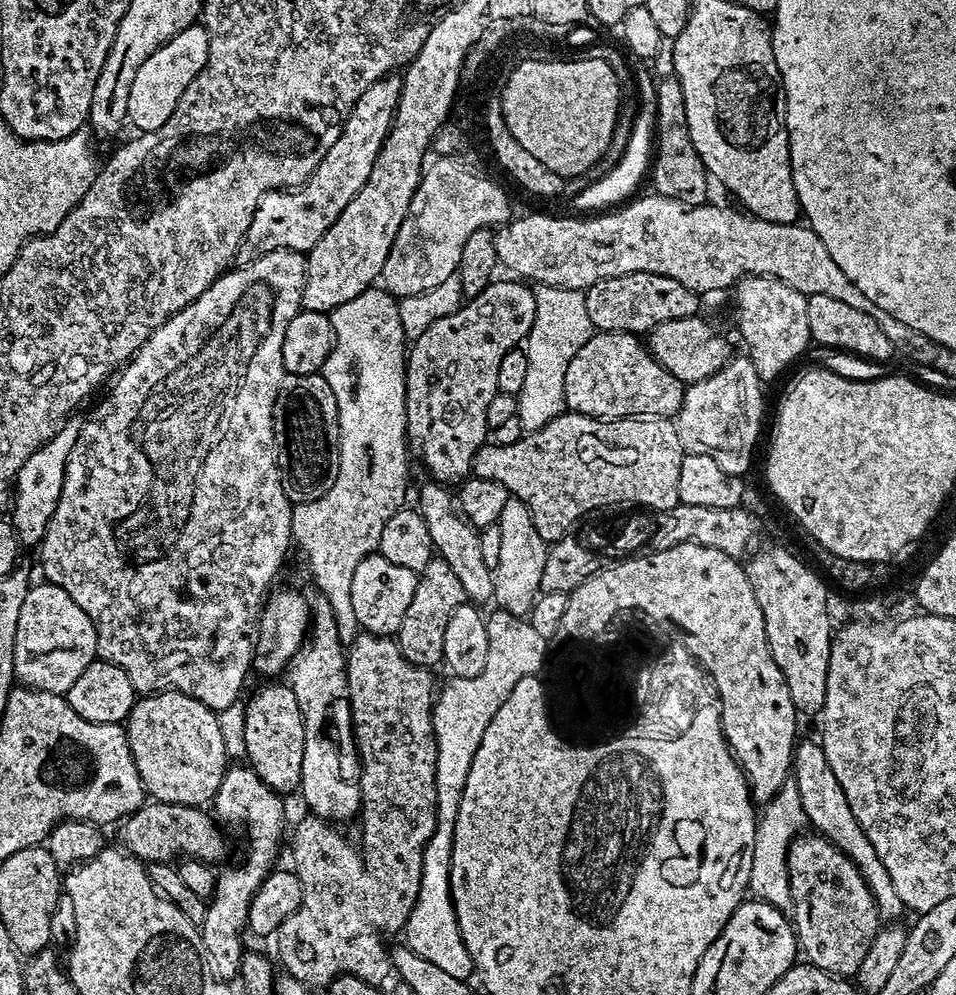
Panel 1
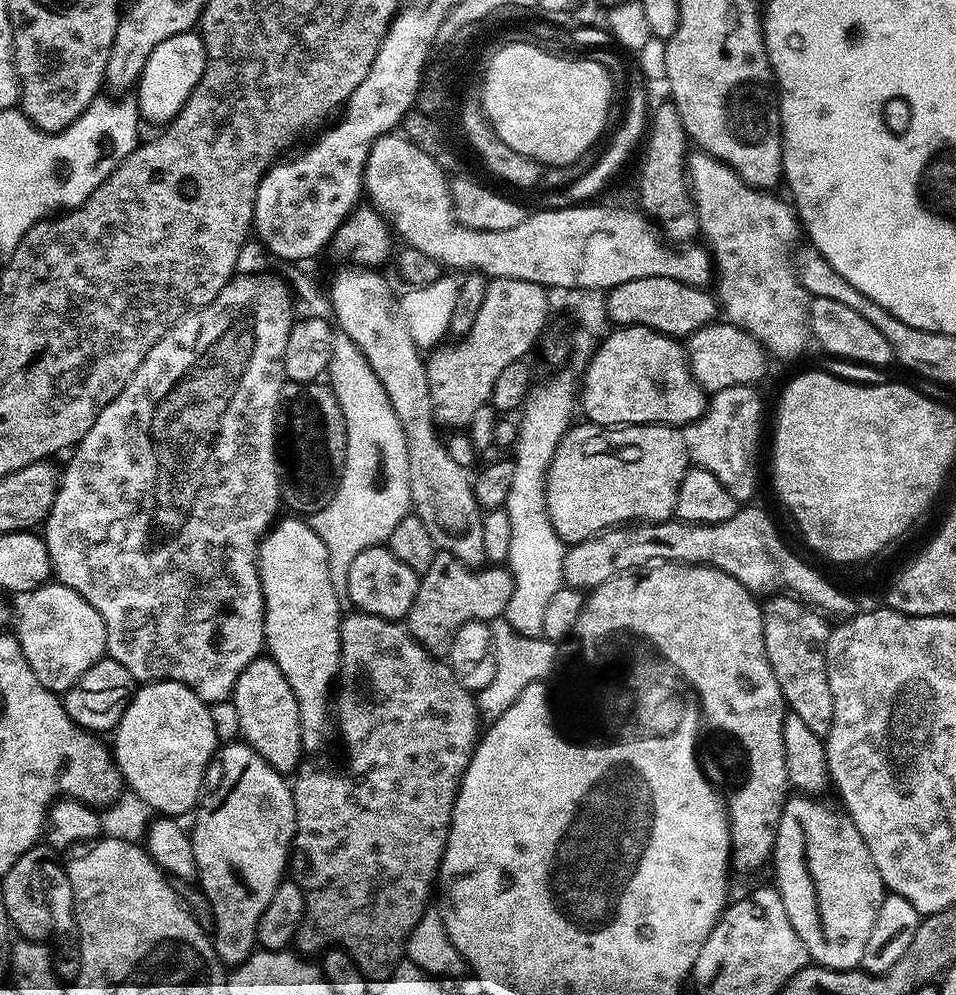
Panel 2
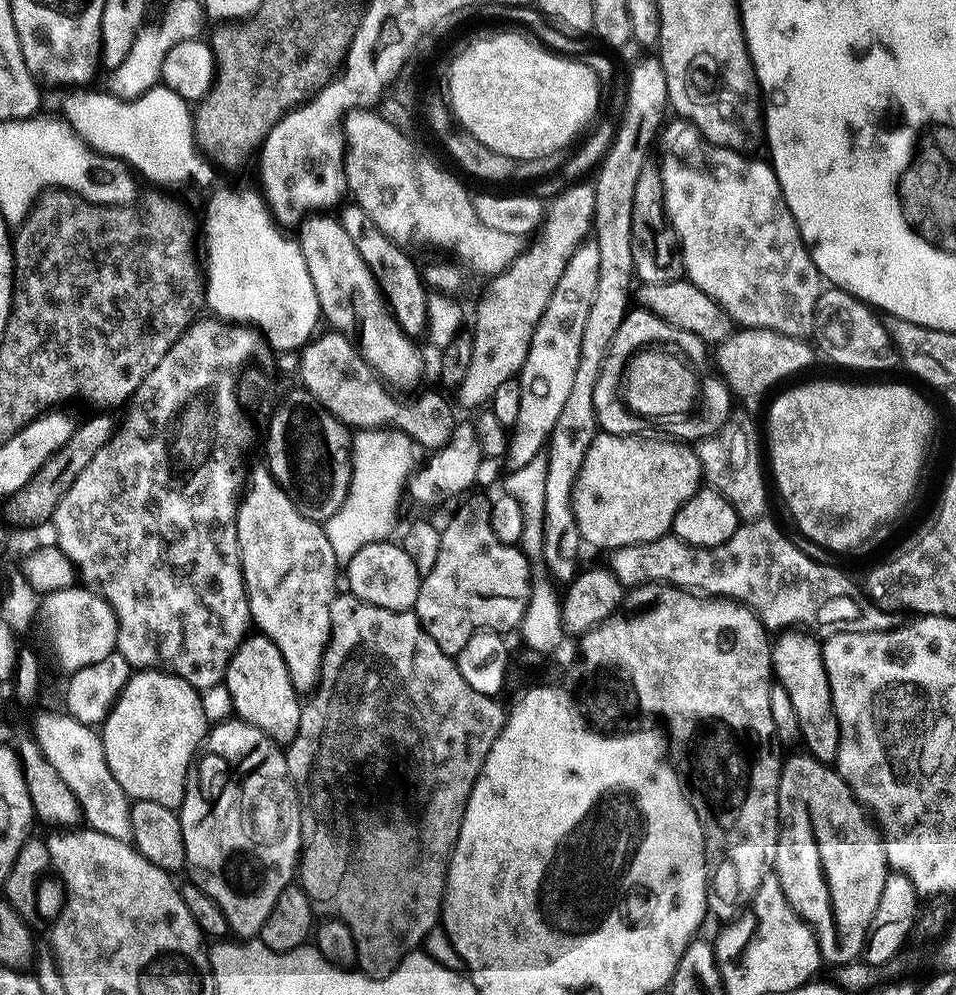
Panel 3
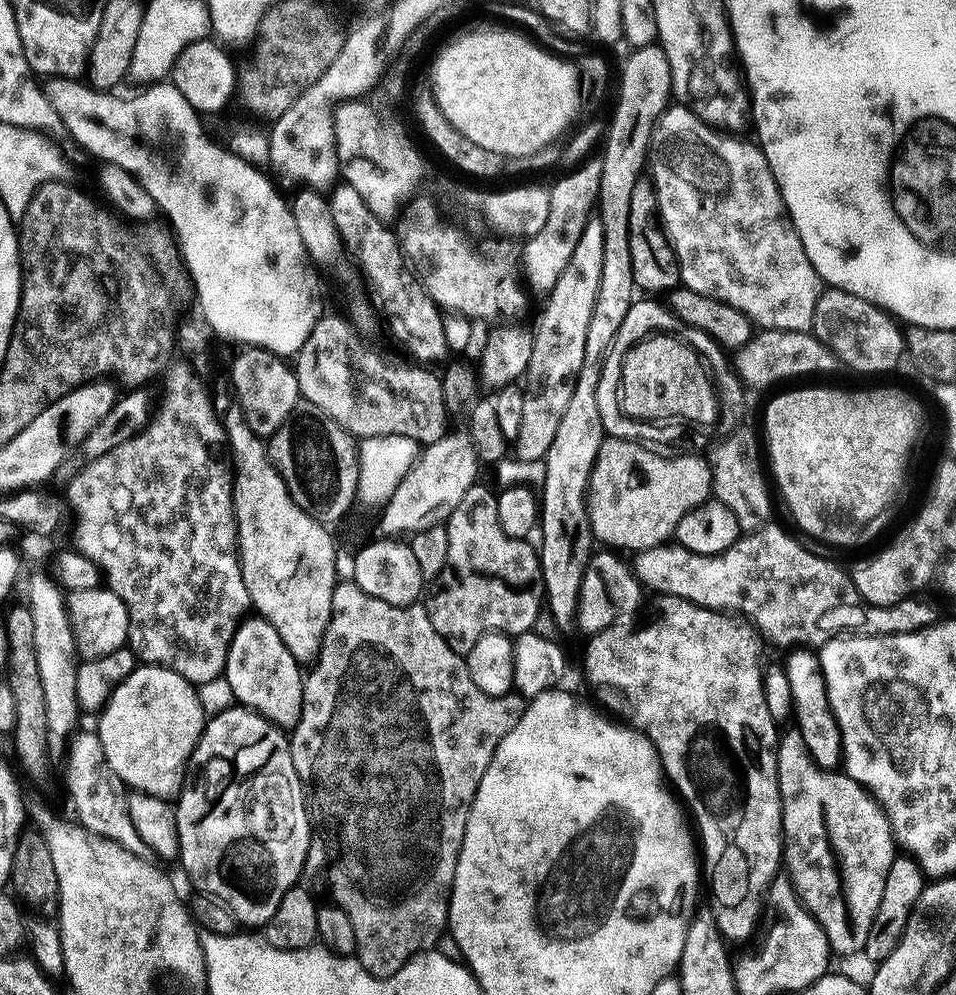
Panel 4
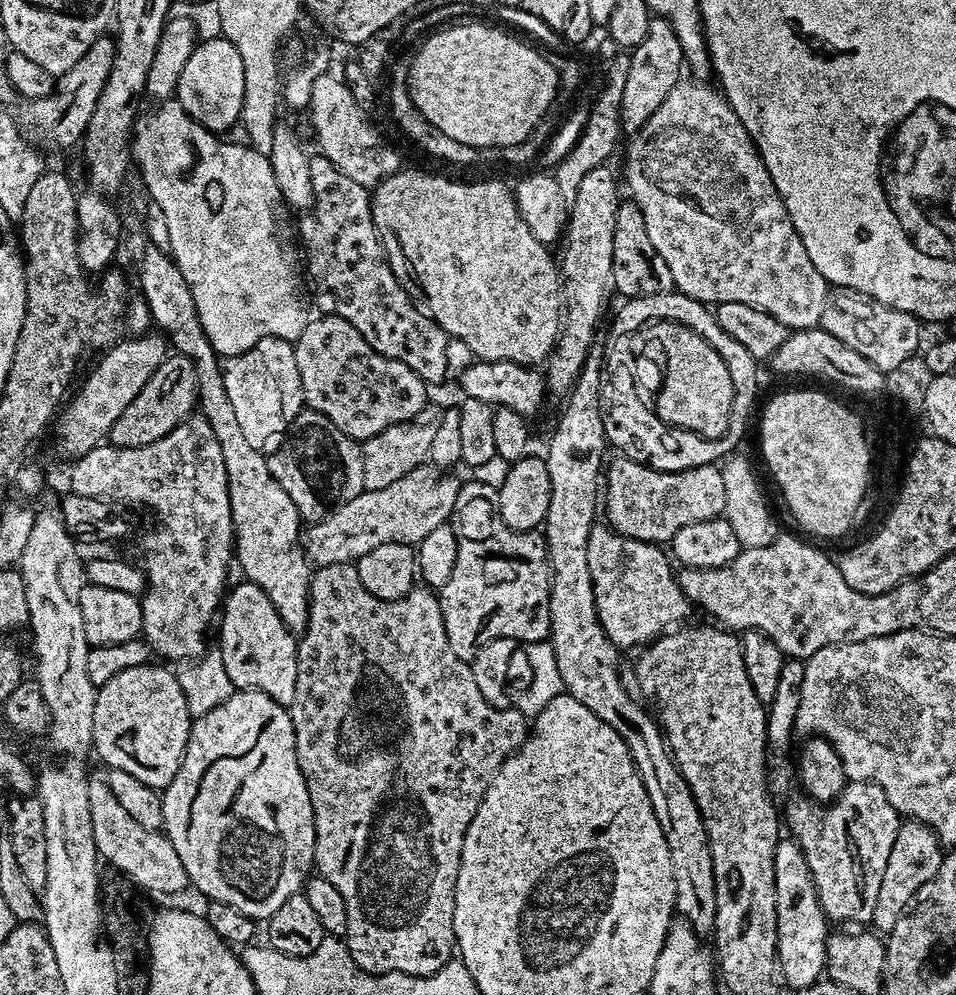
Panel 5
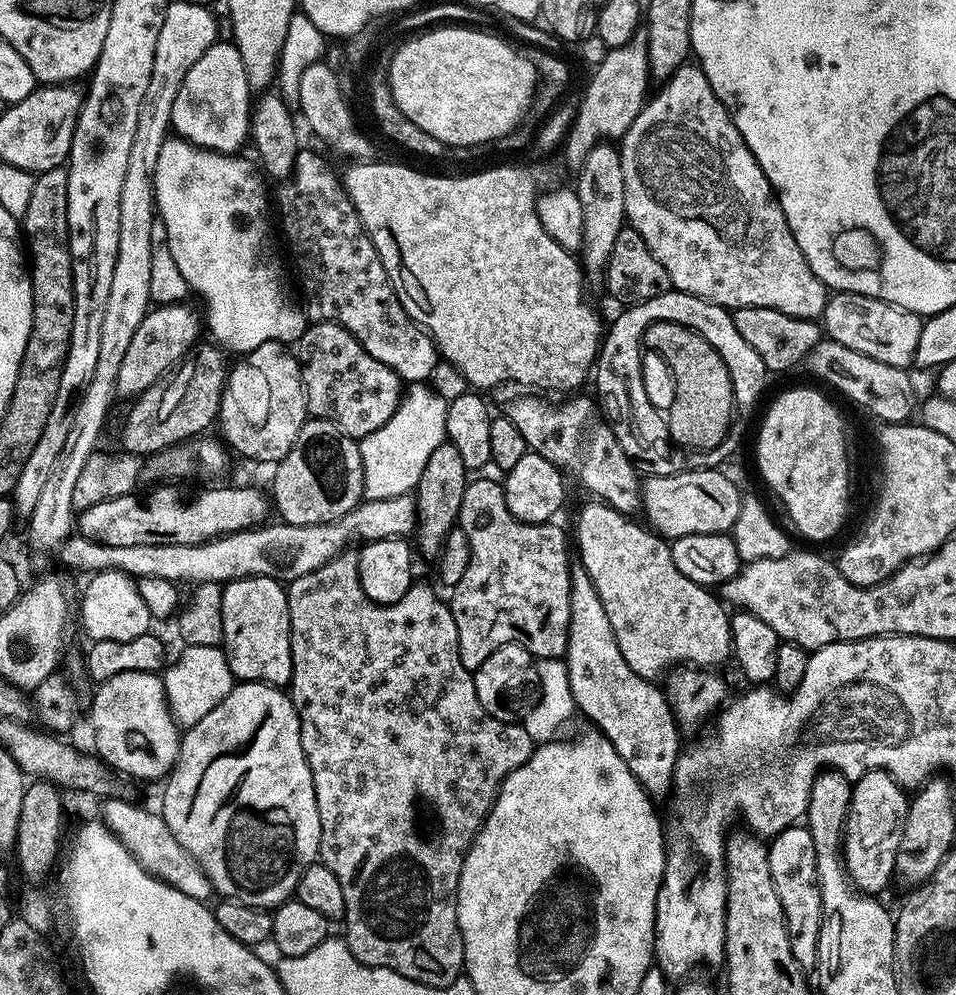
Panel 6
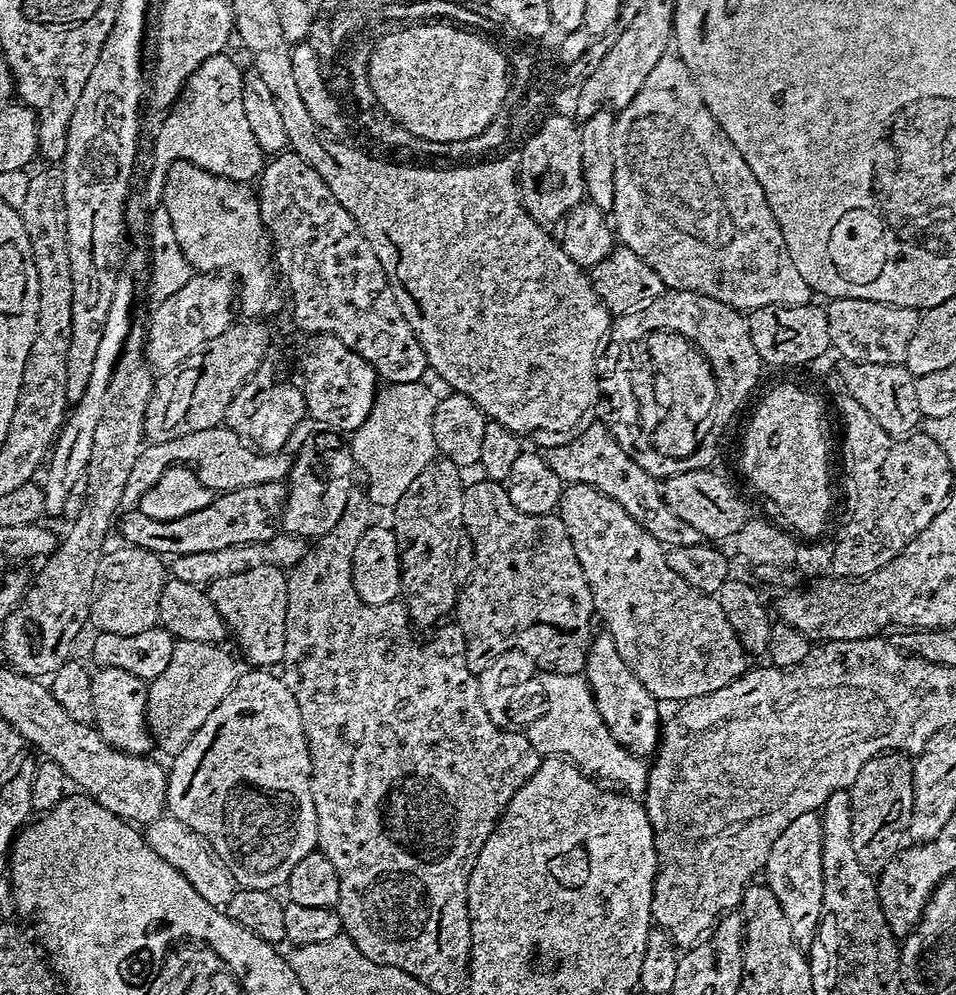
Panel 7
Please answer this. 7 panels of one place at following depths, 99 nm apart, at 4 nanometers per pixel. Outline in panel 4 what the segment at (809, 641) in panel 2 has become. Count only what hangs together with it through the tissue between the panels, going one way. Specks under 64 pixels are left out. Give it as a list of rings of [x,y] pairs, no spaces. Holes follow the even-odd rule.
[[[802,646],[789,651],[787,656],[788,661],[783,661],[782,667],[790,682],[795,727],[800,729],[802,742],[806,742],[806,750],[816,767],[823,770],[839,769],[844,759],[844,743],[840,727],[828,706],[828,696],[824,693],[824,675],[820,670],[819,655],[813,649]]]

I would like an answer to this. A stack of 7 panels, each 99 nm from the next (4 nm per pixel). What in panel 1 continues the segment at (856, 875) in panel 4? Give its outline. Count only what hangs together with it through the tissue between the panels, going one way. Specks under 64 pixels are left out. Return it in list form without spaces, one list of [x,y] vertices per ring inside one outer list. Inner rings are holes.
[[[808,835],[797,836],[788,851],[788,877],[792,891],[790,920],[794,925],[798,948],[803,955],[804,952],[808,955],[805,956],[807,963],[826,970],[832,976],[852,978],[855,977],[858,966],[862,966],[862,958],[866,958],[866,950],[870,950],[870,942],[874,942],[876,933],[882,927],[882,921],[874,898],[850,857],[838,851],[823,836]]]

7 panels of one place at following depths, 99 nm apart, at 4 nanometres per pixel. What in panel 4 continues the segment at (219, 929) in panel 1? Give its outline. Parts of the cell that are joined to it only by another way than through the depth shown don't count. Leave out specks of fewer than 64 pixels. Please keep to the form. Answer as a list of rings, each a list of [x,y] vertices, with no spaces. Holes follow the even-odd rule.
[[[243,706],[215,713],[205,723],[204,733],[192,752],[184,787],[174,807],[180,843],[178,860],[184,863],[189,878],[200,887],[201,893],[225,904],[241,925],[263,926],[270,914],[278,910],[282,894],[297,887],[299,880],[296,879],[305,875],[304,863],[312,841],[304,787],[294,770],[292,745],[285,729]]]

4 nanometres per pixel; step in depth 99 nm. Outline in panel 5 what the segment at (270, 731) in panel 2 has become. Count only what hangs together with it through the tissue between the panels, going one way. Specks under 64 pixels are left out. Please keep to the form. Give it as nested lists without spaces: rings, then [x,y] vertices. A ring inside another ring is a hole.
[[[241,582],[222,601],[218,632],[219,628],[218,651],[226,674],[230,674],[233,689],[261,692],[274,698],[274,702],[290,706],[298,690],[298,640],[282,622],[274,602],[266,598],[257,584]]]

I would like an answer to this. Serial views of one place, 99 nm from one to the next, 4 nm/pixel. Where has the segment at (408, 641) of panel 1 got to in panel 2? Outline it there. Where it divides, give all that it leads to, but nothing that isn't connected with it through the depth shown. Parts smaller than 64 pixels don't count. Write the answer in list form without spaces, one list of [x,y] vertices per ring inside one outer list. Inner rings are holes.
[[[437,551],[430,570],[420,576],[418,594],[406,617],[407,630],[431,656],[447,657],[450,642],[463,624],[471,620],[491,622],[503,617],[512,588],[512,575],[507,567],[481,566],[470,570],[449,552]]]

